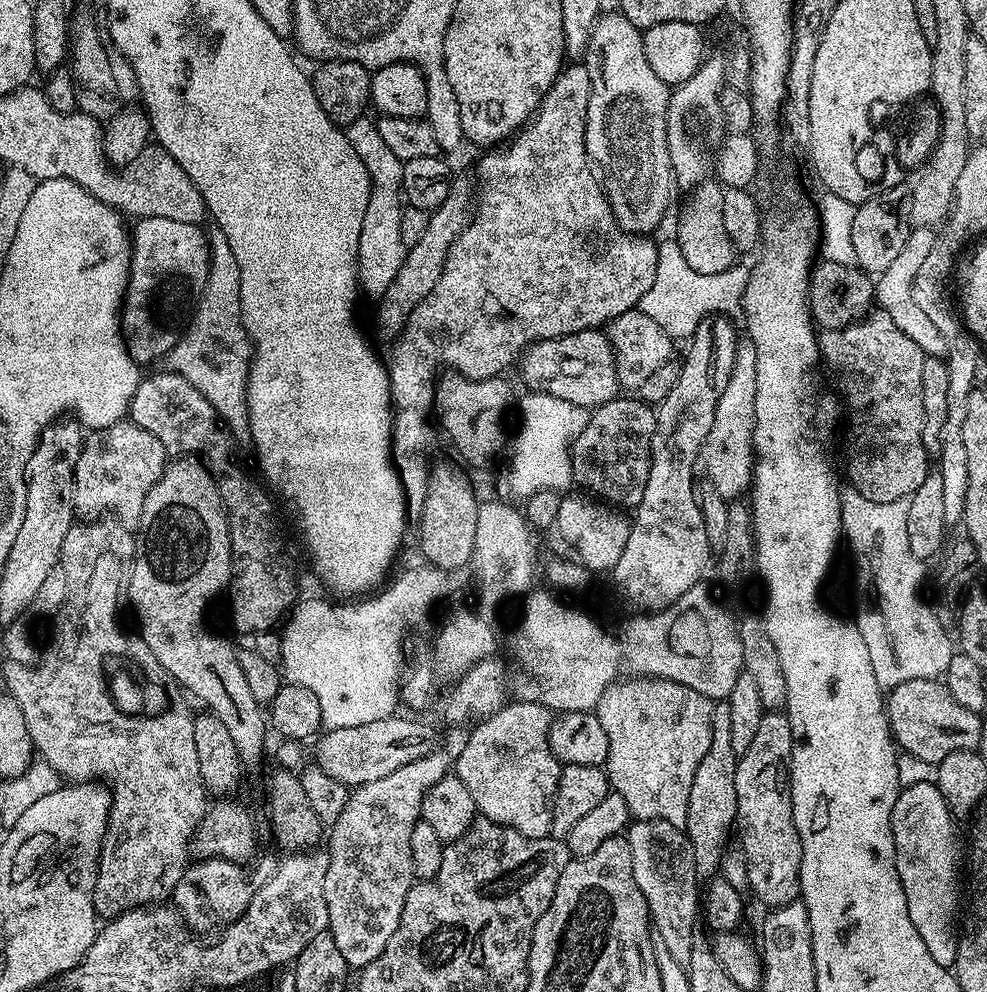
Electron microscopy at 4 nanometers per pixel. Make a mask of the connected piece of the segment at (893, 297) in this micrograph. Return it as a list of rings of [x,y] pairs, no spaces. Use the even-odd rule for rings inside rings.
[[[913,227],[898,258],[894,258],[891,266],[886,266],[886,270],[880,273],[874,284],[875,303],[883,312],[890,314],[890,318],[894,318],[896,325],[921,348],[925,356],[944,356],[948,350],[946,338],[942,338],[942,333],[934,326],[934,322],[930,322],[929,316],[918,307],[918,302],[914,302],[912,293],[914,274],[922,267],[922,258],[926,258],[926,254],[930,254],[930,250],[936,245],[936,238],[937,233],[933,229]]]

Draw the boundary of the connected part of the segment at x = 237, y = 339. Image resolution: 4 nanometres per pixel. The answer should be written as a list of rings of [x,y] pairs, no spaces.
[[[228,264],[213,265],[202,294],[193,305],[188,325],[179,342],[168,352],[164,364],[202,391],[237,445],[247,445],[250,440],[247,387],[252,353],[251,340],[241,322],[239,272]]]

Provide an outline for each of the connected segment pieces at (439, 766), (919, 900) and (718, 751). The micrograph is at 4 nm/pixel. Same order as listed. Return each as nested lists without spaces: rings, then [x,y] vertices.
[[[463,727],[449,728],[452,729],[445,736],[443,733],[442,743],[428,755],[398,766],[386,778],[353,787],[346,810],[331,821],[326,836],[330,866],[326,866],[324,887],[328,931],[349,969],[359,970],[374,962],[386,950],[390,934],[398,930],[406,894],[410,894],[414,883],[410,834],[414,834],[414,826],[422,819],[422,798],[426,798],[434,782],[453,771],[458,754],[462,754],[468,741],[468,732],[460,729]]]
[[[931,779],[920,780],[917,784],[901,787],[892,811],[892,833],[894,834],[894,850],[896,851],[896,869],[902,882],[902,890],[906,894],[906,910],[910,914],[910,922],[914,922],[914,930],[918,930],[922,943],[938,966],[952,970],[956,967],[958,954],[958,924],[956,928],[956,911],[960,908],[960,863],[965,863],[966,852],[960,849],[960,832],[956,829],[957,817],[948,808],[946,798],[938,790]]]
[[[717,700],[712,705],[710,750],[706,750],[702,762],[698,762],[694,786],[690,786],[690,810],[686,814],[686,831],[694,850],[696,874],[700,878],[715,877],[726,855],[724,847],[728,844],[728,832],[730,836],[733,831],[738,810],[738,789],[734,787],[737,759],[730,738],[730,706],[727,700]]]

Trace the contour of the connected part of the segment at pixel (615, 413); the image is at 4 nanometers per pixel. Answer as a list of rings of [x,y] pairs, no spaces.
[[[617,396],[593,409],[569,453],[573,483],[607,503],[635,508],[642,500],[642,491],[649,477],[655,425],[655,409],[634,396]]]

